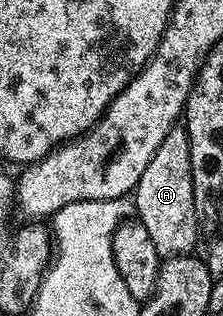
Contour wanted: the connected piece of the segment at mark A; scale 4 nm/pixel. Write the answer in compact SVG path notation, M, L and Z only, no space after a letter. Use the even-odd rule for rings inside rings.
M176 127L165 135L157 147L145 175L133 190L133 209L137 220L153 238L160 258L185 257L196 252L195 244L201 238L201 226L193 203L193 171L189 167L189 135L186 128Z

